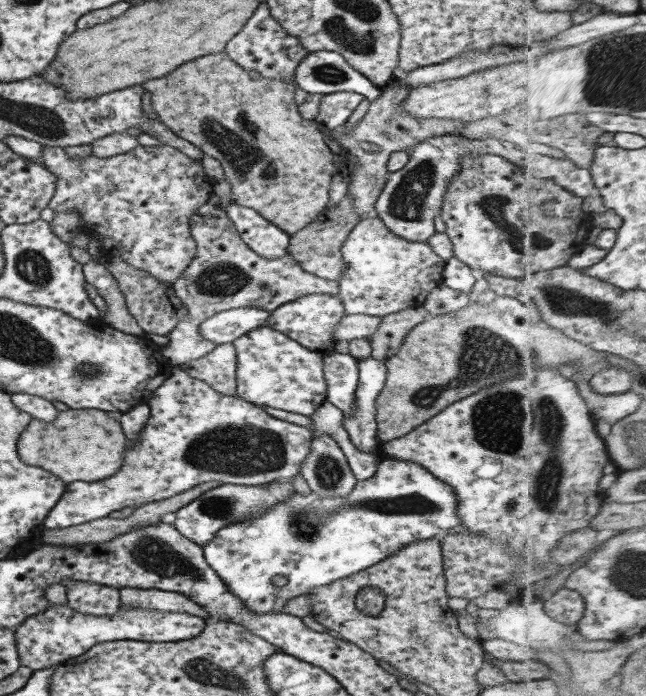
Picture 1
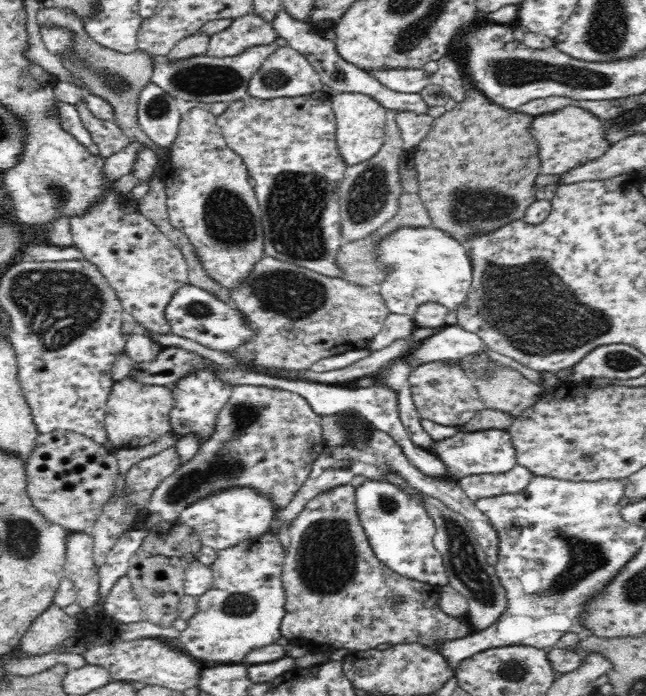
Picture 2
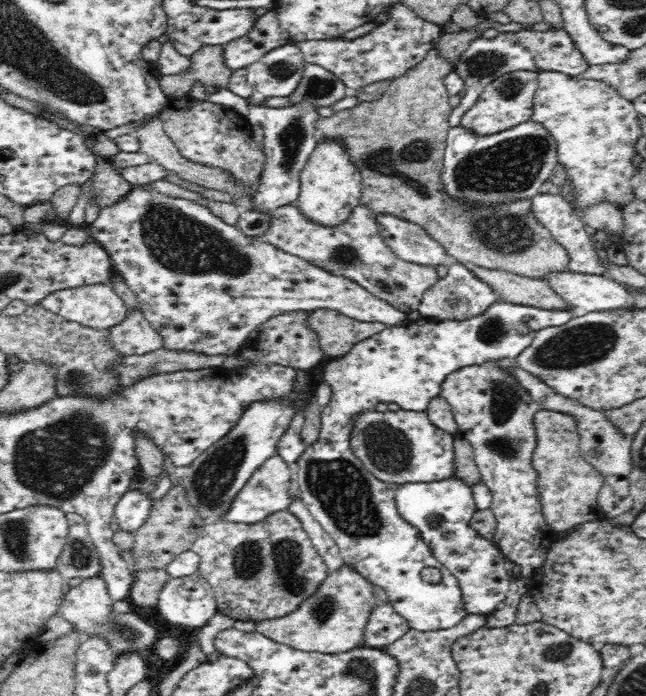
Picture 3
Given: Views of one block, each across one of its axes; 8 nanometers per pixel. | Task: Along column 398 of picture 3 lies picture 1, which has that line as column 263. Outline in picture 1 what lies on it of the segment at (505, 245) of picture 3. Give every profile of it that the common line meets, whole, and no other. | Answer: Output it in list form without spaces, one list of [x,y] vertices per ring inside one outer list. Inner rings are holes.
[[[225,51],[208,54],[200,58],[191,60],[190,62],[181,64],[167,75],[157,79],[150,79],[143,82],[141,85],[144,88],[144,94],[141,98],[142,112],[148,119],[152,121],[161,121],[172,132],[175,132],[180,138],[184,138],[195,144],[202,152],[216,158],[222,165],[225,178],[230,182],[230,198],[236,201],[236,204],[243,205],[247,208],[255,209],[265,220],[280,228],[283,232],[293,235],[296,232],[306,228],[311,224],[328,206],[330,200],[330,184],[332,184],[332,176],[343,169],[343,164],[339,160],[339,156],[335,146],[330,143],[330,138],[327,136],[328,130],[315,119],[305,119],[299,113],[299,106],[294,101],[294,90],[297,85],[287,83],[290,80],[278,78],[252,78],[248,75],[248,71],[243,69],[239,64],[236,64]]]

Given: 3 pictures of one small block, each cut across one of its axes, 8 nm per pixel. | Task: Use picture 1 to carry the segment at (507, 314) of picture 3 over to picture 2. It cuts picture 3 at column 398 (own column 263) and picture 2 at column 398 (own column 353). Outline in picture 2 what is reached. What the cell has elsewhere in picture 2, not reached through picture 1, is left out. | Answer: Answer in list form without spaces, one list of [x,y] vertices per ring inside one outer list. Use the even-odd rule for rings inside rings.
[[[379,480],[364,481],[355,488],[357,515],[370,546],[382,564],[397,575],[420,583],[448,585],[442,555],[433,545],[436,525],[419,496],[410,496],[397,486]]]

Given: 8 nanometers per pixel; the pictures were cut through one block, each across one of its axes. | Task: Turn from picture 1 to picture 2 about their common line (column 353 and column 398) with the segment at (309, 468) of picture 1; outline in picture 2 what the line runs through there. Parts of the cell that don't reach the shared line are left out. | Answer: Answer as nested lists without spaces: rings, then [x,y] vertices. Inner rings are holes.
[[[386,473],[379,481],[389,482],[402,492],[410,496],[419,496],[423,500],[426,512],[436,525],[432,541],[436,550],[442,555],[449,585],[467,598],[466,623],[472,628],[472,632],[482,632],[488,626],[492,626],[506,610],[506,591],[500,583],[495,567],[488,564],[485,552],[480,546],[475,532],[472,531],[472,527],[469,526],[469,521],[461,514],[450,510],[440,499],[418,491],[406,479],[402,479],[398,473]]]

